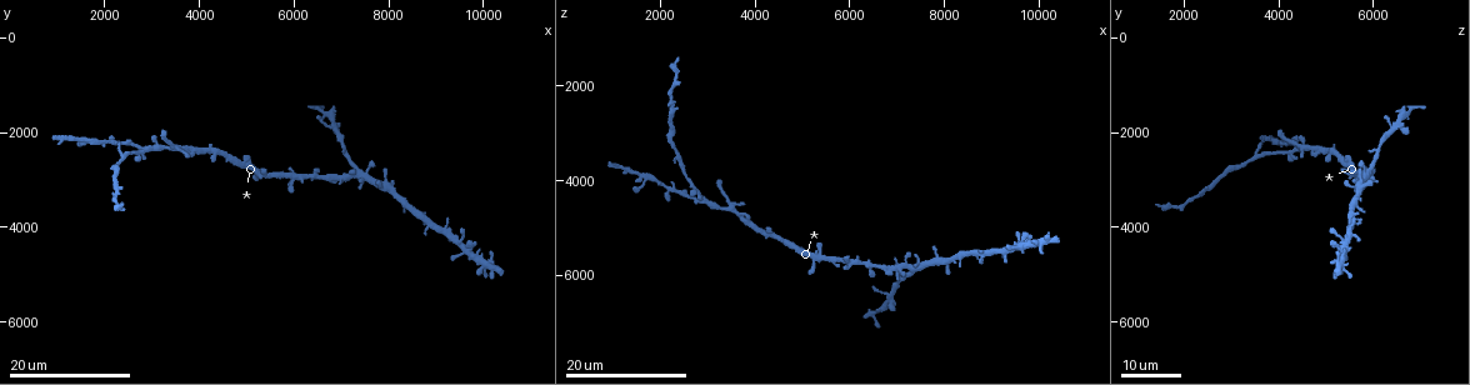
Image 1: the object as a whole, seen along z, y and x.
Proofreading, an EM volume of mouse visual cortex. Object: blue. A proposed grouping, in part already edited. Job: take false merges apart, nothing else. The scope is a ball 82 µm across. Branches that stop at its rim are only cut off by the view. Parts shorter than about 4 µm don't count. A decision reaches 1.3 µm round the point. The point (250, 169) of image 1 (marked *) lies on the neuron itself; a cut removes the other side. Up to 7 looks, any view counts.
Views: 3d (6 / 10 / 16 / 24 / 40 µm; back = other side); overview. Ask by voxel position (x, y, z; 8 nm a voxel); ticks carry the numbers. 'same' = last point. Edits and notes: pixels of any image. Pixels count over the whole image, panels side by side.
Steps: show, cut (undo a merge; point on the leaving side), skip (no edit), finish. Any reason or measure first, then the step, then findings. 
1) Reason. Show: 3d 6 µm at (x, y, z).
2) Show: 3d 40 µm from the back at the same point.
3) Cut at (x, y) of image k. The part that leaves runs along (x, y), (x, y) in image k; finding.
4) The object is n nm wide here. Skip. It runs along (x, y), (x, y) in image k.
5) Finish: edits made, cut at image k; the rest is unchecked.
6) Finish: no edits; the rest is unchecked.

Four-way junction. Show: 3d 16 µm at (2900, 2350, 4350).

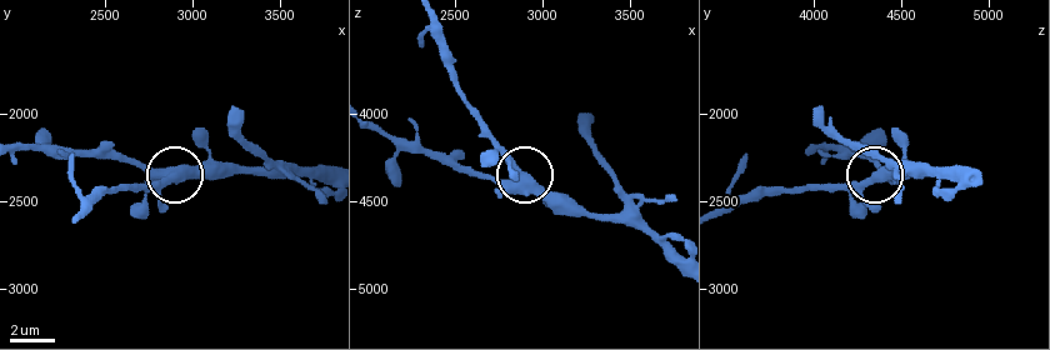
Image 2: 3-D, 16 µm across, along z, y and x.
Show: 3d 10 µm at (2880, 2380, 4360).

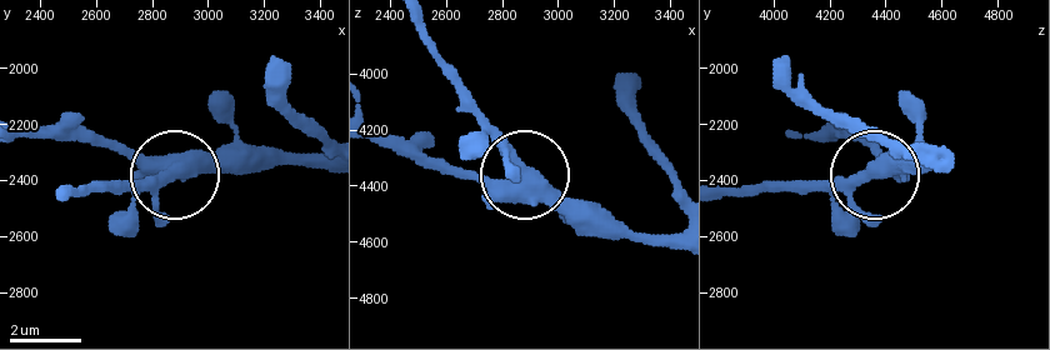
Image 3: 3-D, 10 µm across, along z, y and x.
Zoom in. Show: 3d 6 µm at (2870, 2370, 4360).

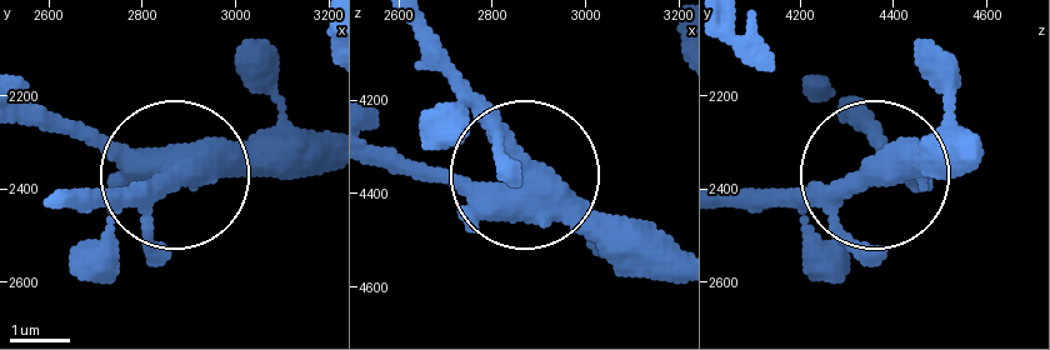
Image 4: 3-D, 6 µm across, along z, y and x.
Skip. It runs along (979, 156), (884, 161), (875, 116) in image 4; all the same neuron.

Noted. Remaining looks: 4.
Show: 3d 16 µm at (2500, 2450, 3800).

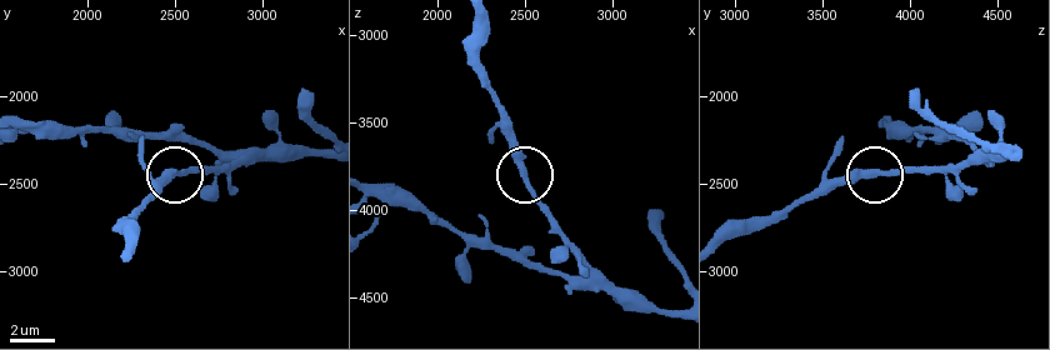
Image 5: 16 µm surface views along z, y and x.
Closer look. Show: 3d 10 µm at (2500, 2440, 3800).

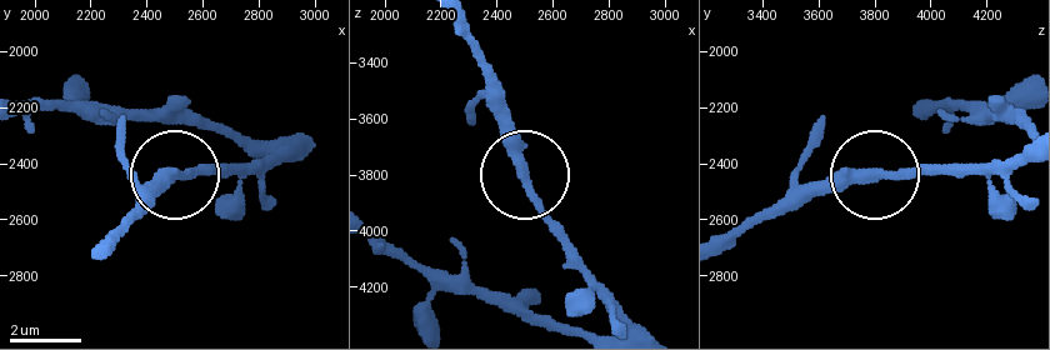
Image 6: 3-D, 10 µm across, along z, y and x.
Skip. It runs along (636, 323), (583, 269), (535, 196), (503, 93) in image 6; continuous, no second neuron.

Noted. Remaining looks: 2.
Four arms meet. Show: 3d 16 µm at (3450, 2300, 4550).

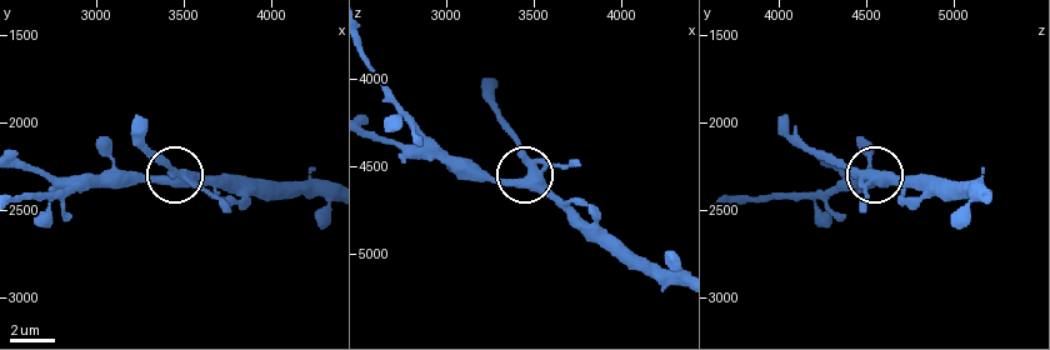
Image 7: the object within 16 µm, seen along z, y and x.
Show: 3d 10 µm at (3480, 2280, 4520).

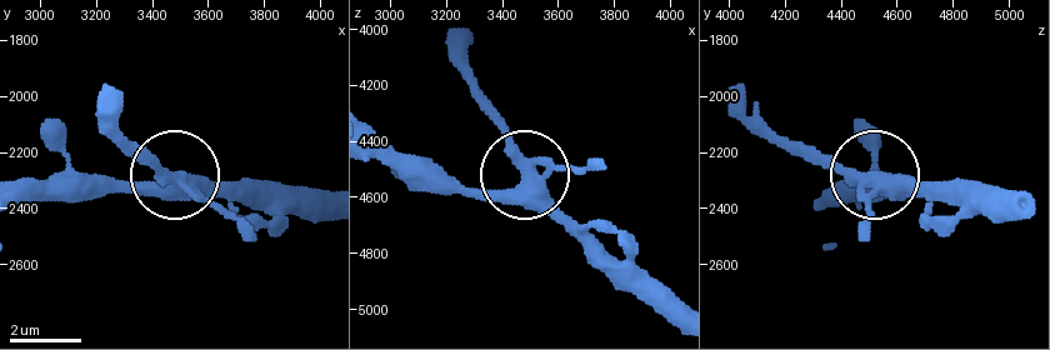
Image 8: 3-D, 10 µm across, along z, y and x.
Skip. It runs along (675, 324), (533, 184), (505, 130), (473, 96) in image 8; all the same neuron.

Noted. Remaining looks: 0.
Finish: no edits; the rest is unchecked.

